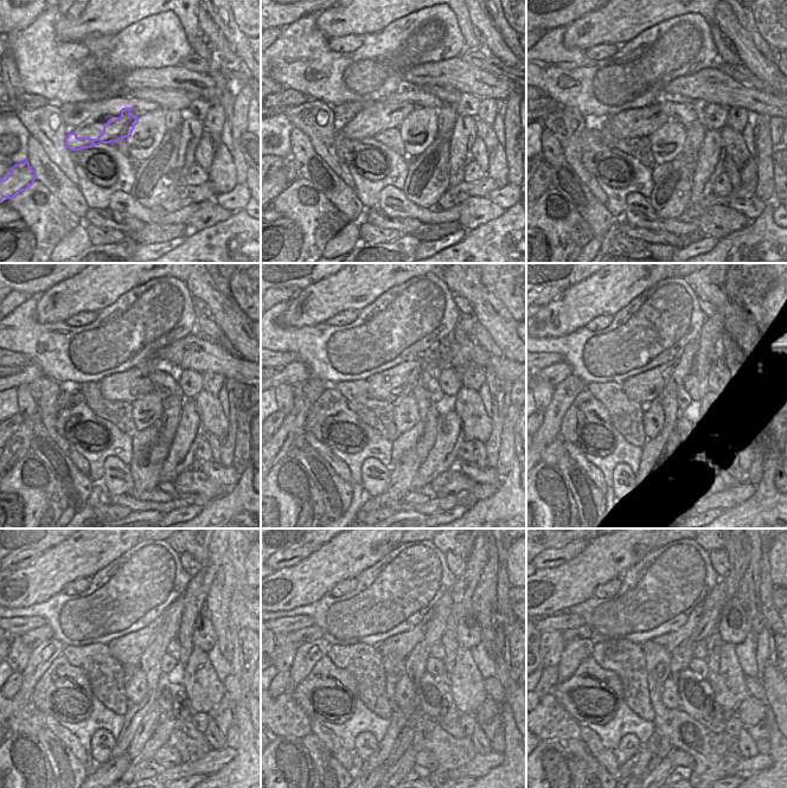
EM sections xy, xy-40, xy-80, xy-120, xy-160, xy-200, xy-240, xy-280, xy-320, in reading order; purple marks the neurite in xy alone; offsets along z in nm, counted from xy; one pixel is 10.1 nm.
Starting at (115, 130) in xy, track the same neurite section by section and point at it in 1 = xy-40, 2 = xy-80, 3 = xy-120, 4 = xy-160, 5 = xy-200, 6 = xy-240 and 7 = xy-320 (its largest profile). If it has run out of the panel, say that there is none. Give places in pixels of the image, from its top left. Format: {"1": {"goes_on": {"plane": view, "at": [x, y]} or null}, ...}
{"1": {"goes_on": {"plane": "xy-40", "at": [381, 127]}}, "2": {"goes_on": {"plane": "xy-80", "at": [647, 120]}}, "3": {"goes_on": {"plane": "xy-120", "at": [128, 385]}}, "4": {"goes_on": {"plane": "xy-160", "at": [391, 385]}}, "5": {"goes_on": {"plane": "xy-200", "at": [659, 385]}}, "6": {"goes_on": {"plane": "xy-240", "at": [129, 648]}}, "7": {"goes_on": {"plane": "xy-320", "at": [670, 641]}}}

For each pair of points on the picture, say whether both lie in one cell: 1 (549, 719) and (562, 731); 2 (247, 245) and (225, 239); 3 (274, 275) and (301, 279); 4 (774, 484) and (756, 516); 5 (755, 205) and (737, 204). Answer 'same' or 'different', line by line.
1: different
2: same
3: same
4: same
5: same

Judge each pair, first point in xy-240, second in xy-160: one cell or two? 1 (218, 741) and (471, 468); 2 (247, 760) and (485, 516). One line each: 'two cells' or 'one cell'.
1: two cells
2: one cell

